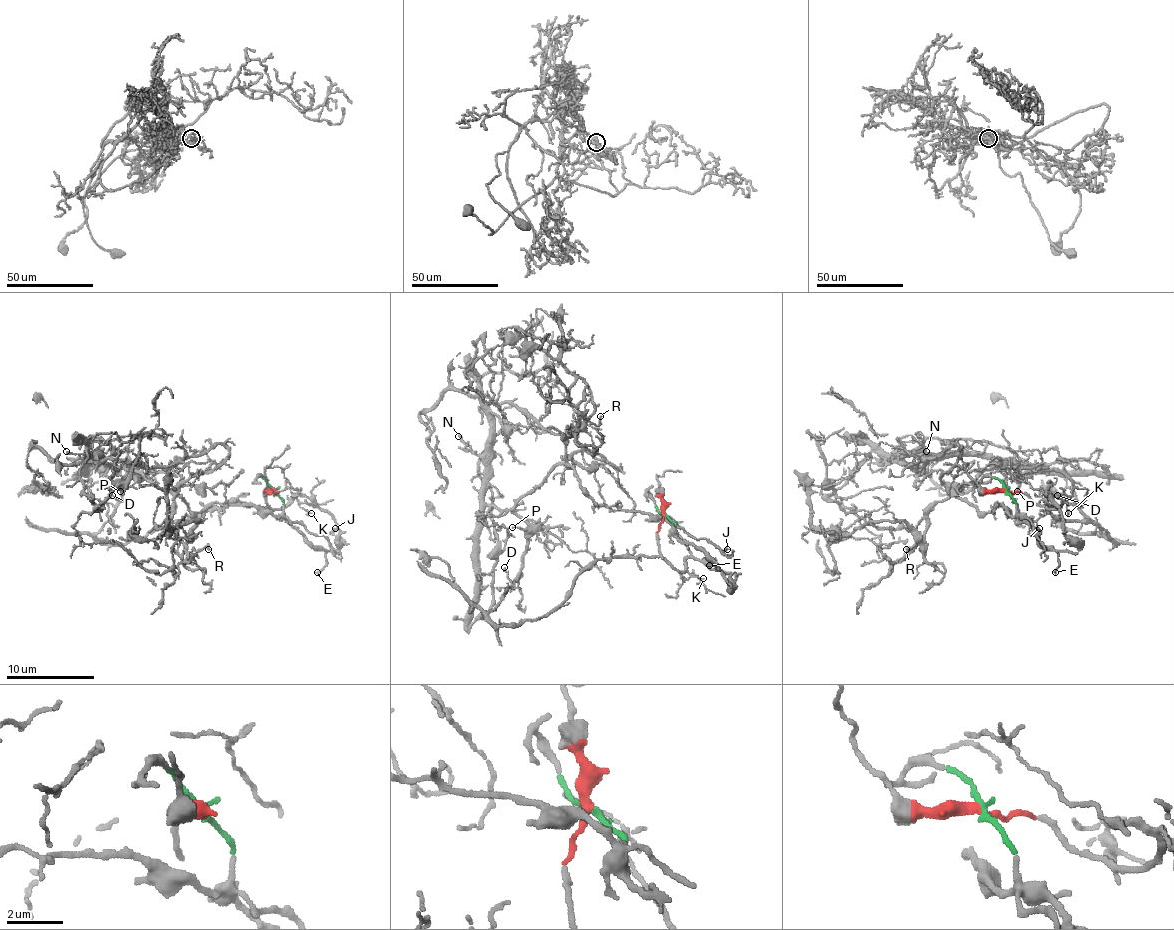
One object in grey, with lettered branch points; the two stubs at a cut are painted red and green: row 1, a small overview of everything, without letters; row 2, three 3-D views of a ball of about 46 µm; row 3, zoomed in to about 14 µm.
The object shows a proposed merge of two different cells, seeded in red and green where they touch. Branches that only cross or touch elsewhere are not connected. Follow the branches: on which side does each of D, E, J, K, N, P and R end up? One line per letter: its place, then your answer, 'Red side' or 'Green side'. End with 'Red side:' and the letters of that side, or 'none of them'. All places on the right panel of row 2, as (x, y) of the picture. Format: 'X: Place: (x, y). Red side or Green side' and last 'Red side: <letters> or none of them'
D: Place: (1057, 495). Red side
E: Place: (1055, 572). Green side
J: Place: (1039, 528). Green side
K: Place: (1068, 513). Red side
N: Place: (926, 451). Green side
P: Place: (1017, 491). Red side
R: Place: (906, 549). Green side
Red side: D, K, P

